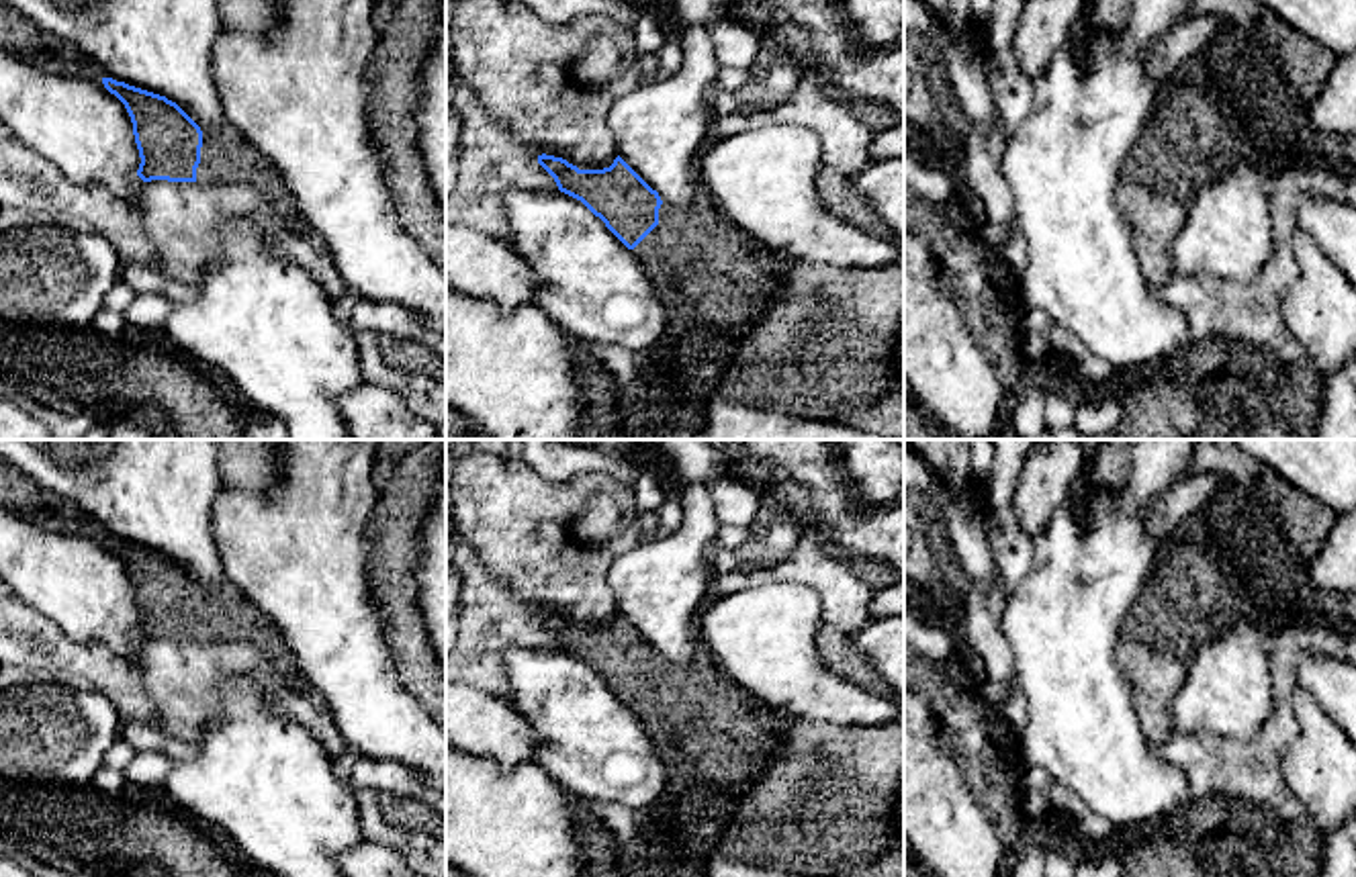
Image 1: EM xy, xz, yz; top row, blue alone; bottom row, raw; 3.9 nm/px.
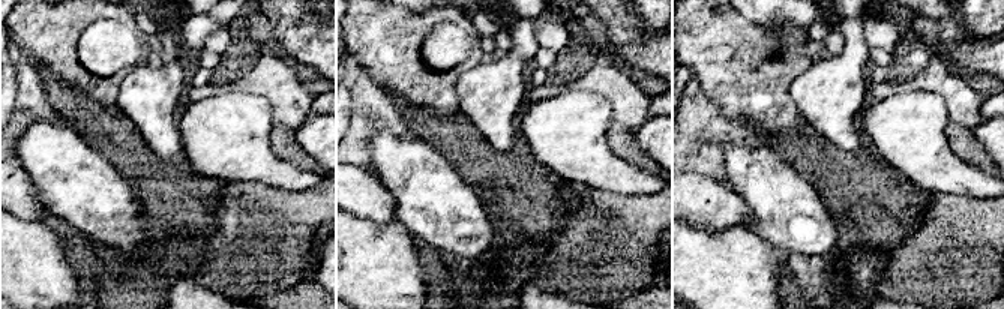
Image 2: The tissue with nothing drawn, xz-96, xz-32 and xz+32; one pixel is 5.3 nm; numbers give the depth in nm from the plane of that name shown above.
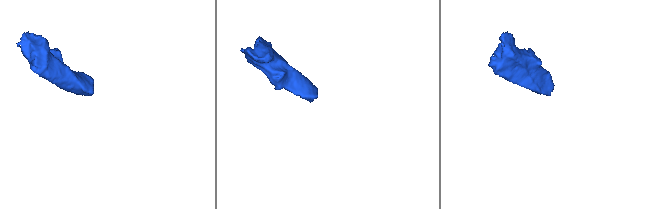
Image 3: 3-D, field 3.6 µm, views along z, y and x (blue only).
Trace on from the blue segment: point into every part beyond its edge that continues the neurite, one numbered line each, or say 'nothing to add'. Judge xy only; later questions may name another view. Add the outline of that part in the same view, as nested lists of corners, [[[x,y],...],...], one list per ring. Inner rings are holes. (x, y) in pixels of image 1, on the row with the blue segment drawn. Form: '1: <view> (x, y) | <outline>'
1: xy (228, 158) | [[[225,125],[219,133],[205,133],[200,147],[200,164],[196,168],[196,182],[219,184],[247,184],[260,188],[274,204],[292,209],[288,190],[284,188],[276,168],[260,149],[256,149],[239,131]]]

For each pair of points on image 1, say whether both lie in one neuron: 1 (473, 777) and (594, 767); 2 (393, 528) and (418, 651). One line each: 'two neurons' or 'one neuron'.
1: two neurons
2: one neuron

